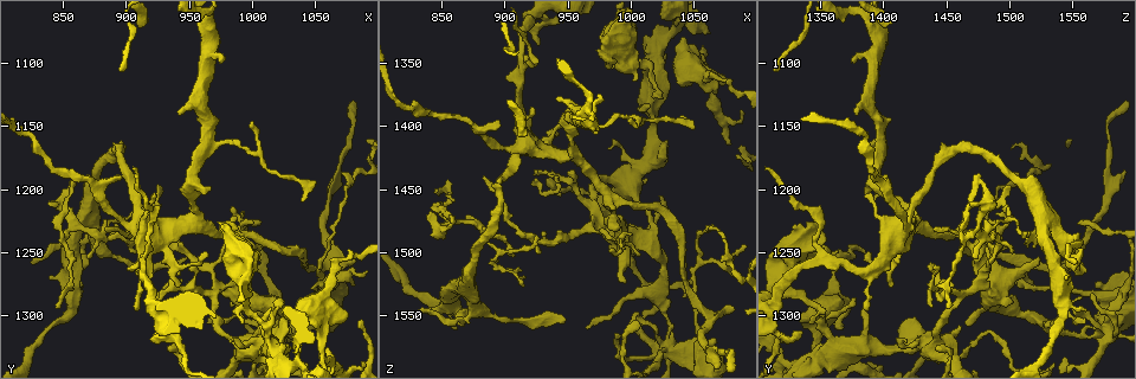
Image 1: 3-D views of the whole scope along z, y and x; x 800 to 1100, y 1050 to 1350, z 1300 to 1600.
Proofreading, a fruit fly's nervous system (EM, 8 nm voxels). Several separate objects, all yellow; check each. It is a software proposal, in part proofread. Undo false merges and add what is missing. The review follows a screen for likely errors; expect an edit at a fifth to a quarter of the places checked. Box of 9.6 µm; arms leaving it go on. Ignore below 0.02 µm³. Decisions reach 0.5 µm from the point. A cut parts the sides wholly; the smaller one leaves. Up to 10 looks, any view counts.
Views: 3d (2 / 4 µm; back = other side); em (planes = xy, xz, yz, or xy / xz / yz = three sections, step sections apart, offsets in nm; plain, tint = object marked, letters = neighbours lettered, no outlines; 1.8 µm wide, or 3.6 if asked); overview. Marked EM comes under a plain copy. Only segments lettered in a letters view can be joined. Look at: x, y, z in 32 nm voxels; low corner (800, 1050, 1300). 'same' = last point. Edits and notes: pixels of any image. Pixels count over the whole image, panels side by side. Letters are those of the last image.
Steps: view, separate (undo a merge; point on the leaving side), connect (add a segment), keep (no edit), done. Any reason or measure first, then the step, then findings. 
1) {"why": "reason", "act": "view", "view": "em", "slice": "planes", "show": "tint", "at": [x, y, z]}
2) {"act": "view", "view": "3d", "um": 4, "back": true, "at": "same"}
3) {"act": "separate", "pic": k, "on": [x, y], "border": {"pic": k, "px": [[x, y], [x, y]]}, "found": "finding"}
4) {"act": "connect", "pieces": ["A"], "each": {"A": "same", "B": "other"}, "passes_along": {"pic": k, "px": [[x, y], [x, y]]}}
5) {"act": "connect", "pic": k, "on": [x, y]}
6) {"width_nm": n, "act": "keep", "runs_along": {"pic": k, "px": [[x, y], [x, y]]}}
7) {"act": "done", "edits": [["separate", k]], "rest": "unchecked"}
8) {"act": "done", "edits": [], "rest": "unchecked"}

{"why": "narrows sharply", "act": "view", "view": "3d", "um": 2, "back": true, "at": [952, 1230, 1422]}

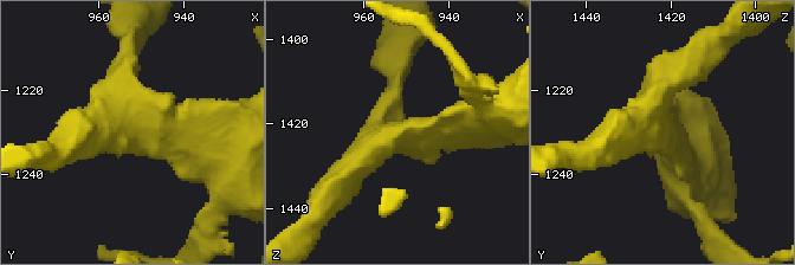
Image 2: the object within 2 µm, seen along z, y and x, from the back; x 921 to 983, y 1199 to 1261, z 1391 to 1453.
{"arms": 3, "arm_widths_nm": [180, 240, 340], "act": "view", "view": "em", "slice": "planes", "show": "letters", "at": [951, 1228, 1422]}

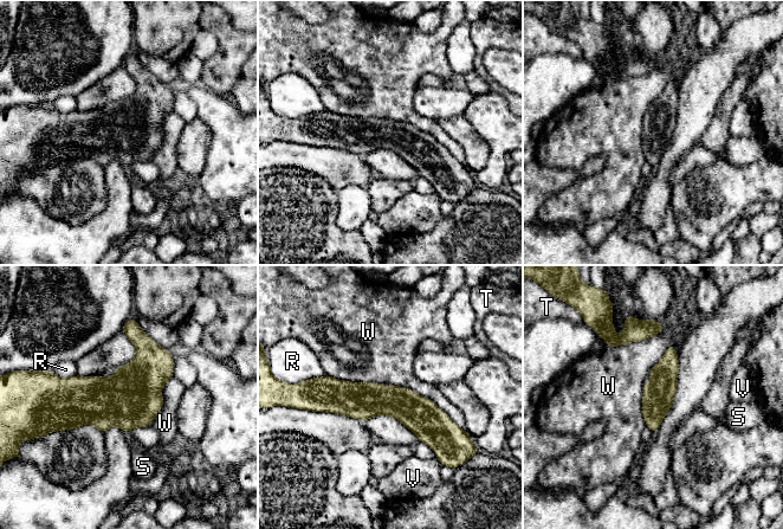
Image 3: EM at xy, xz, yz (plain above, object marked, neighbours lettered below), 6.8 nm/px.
{"act": "keep", "each": {"R": "other", "S": "other", "T": "other", "V": "other", "W": "other"}, "found": "continuous, no second cell"}

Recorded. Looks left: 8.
{"why": "tapers out", "act": "view", "view": "3d", "um": 4, "at": [950, 1256, 1552]}

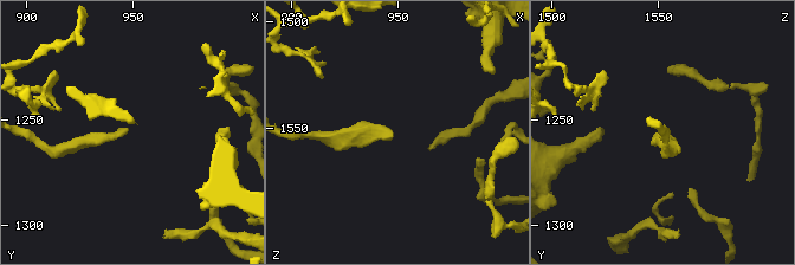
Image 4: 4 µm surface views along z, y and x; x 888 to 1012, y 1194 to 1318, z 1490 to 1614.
{"why": "now the EM", "act": "view", "view": "em", "slice": "yz", "step": 8, "show": "letters", "at": [947, 1256, 1553]}

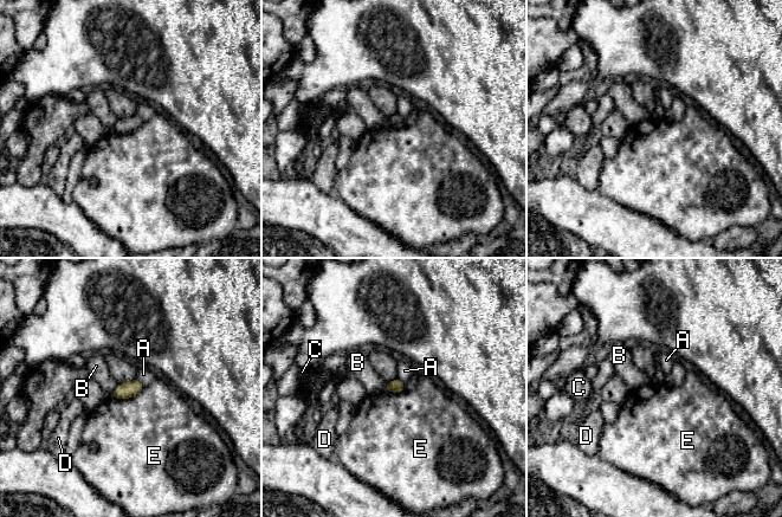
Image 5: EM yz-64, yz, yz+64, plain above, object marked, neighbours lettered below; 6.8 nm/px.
{"why": "cut it another way", "act": "view", "view": "em", "slice": "planes", "show": "letters", "at": "same"}

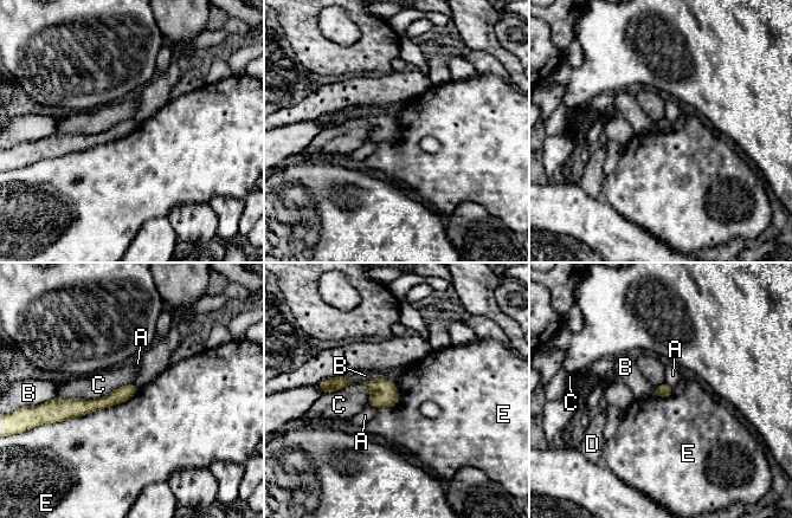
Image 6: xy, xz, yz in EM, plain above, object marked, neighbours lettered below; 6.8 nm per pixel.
{"width_nm": 90, "act": "keep", "each": {"A": "other", "B": "other", "C": "other", "D": "other", "E": "other"}, "found": "none of them fits"}

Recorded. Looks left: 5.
{"why": "thin end", "act": "view", "view": "em", "slice": "planes", "show": "letters", "at": [1080, 1258, 1544]}

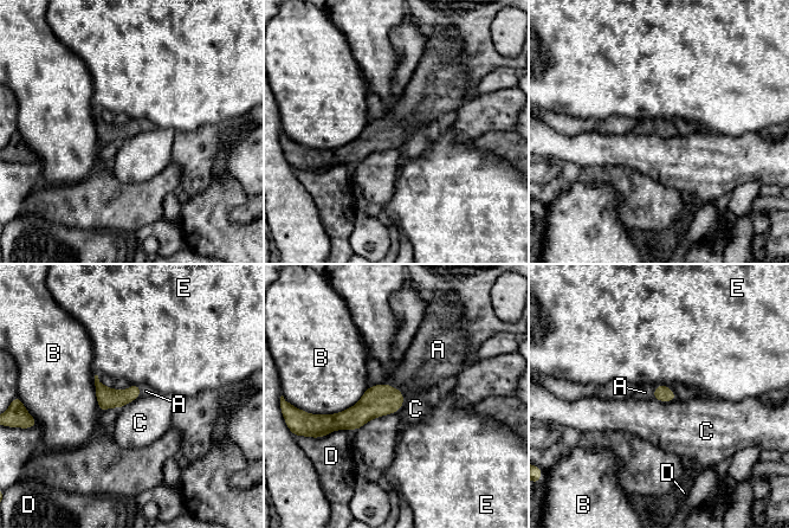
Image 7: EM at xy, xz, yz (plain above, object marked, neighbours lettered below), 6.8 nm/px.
{"width_nm": 110, "longest_contact_nm": ["B", 420], "act": "connect", "pieces": ["A"], "each": {"A": "same", "B": "other", "C": "other", "D": "other", "E": "other"}, "found": "the cell continues"}

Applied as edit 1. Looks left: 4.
{"why": "stops while still wide", "act": "view", "view": "em", "slice": "xy", "step": 4, "show": "letters", "at": [1074, 1306, 1364]}

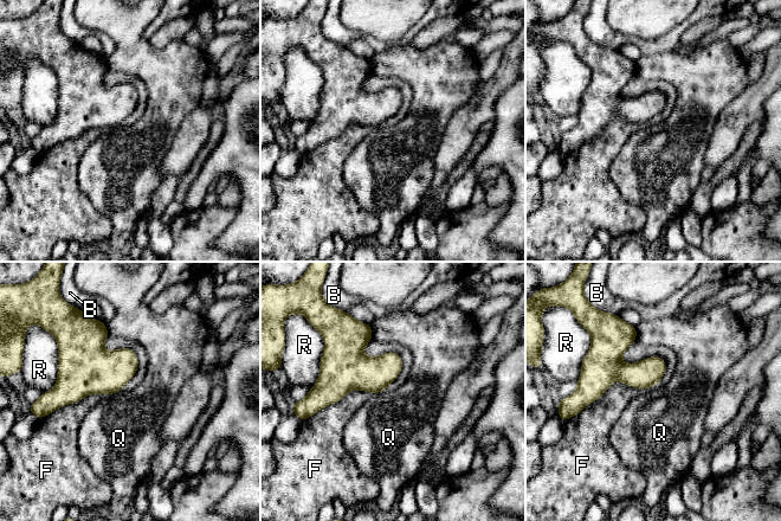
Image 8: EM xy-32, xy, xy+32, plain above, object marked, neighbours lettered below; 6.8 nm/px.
{"why": "another direction", "act": "view", "view": "em", "slice": "planes", "show": "letters", "at": "same"}

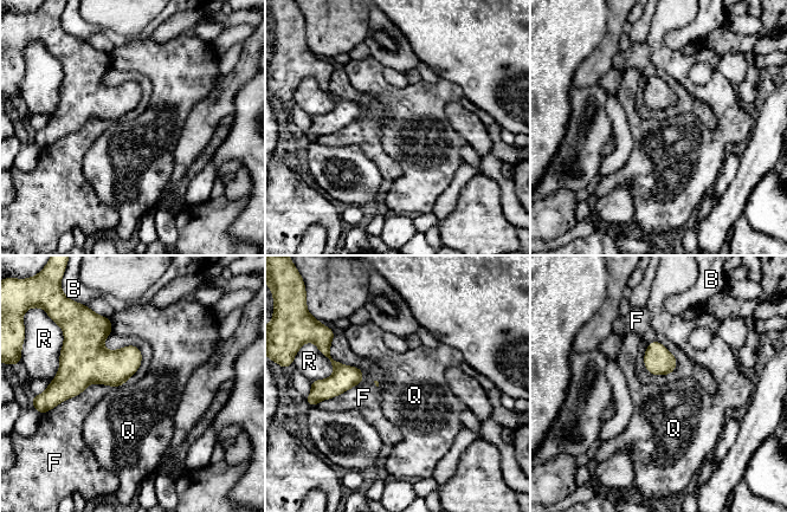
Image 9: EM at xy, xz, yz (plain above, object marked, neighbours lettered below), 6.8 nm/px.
{"act": "keep", "each": {"B": "other", "F": "other", "Q": "other", "R": "other"}, "border": {"pic": 9, "px": [[109, 319], [113, 330]]}, "found": "no lettered segment goes on from it"}

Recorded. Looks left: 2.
{"act": "done", "edits": [["connect", 7]], "rest": "unchecked"}

